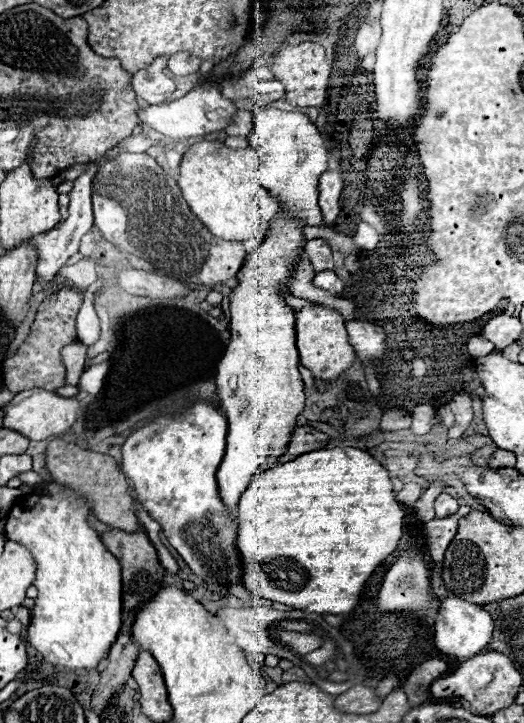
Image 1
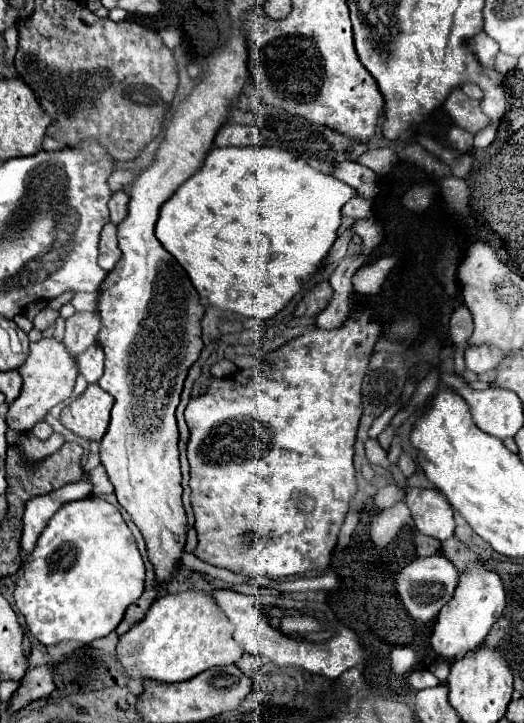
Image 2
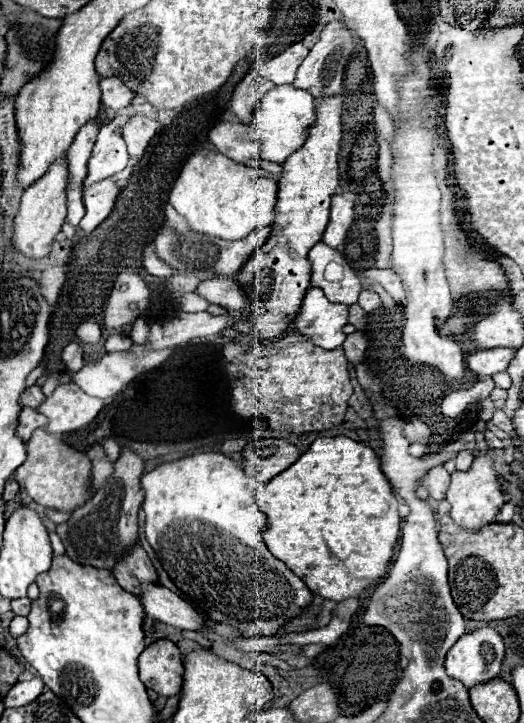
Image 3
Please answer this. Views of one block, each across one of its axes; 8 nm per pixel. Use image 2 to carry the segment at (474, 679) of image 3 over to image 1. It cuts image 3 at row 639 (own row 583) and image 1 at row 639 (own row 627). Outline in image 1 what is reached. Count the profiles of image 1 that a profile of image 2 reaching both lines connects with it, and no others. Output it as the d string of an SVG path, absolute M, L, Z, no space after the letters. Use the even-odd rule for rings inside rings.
M452 594L440 598L440 612L434 622L434 642L440 652L456 656L460 660L478 656L490 644L492 630L494 630L494 620L482 606L470 604L470 602L460 600L458 596L452 596Z

